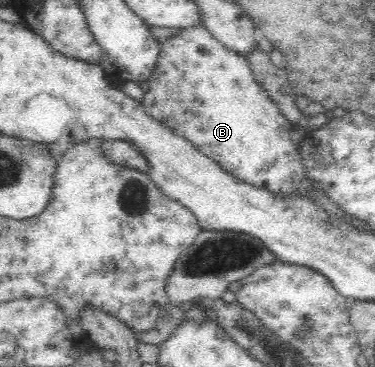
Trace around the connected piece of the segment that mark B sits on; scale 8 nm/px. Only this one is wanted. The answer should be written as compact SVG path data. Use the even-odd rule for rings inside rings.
M202 24L179 29L175 36L163 40L159 45L161 45L161 52L159 52L155 70L151 72L151 76L147 80L149 81L149 90L145 92L143 100L140 102L143 105L143 111L149 116L155 117L155 120L162 121L175 135L188 140L195 148L199 149L199 152L211 157L225 172L236 177L237 180L280 196L288 196L301 188L299 184L303 182L303 178L305 177L304 164L298 153L298 149L296 149L297 144L289 137L289 130L293 126L280 110L279 104L271 100L266 90L255 80L247 57L241 56L239 53L227 48L224 44L221 44Z

